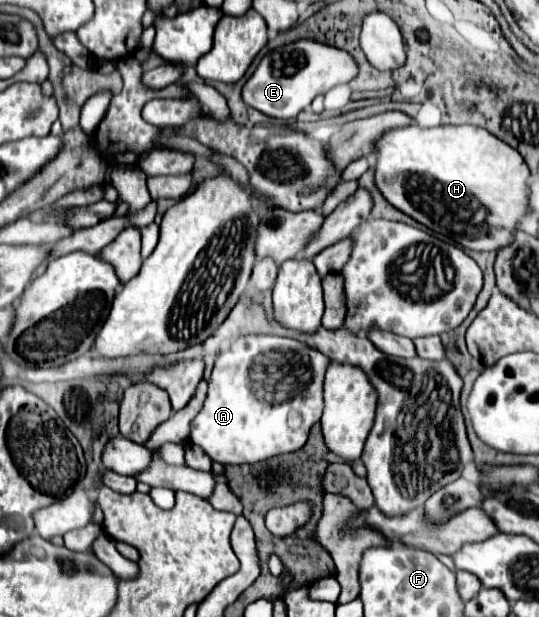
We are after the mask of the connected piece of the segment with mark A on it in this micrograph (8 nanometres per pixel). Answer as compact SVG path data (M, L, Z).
M245 335L215 361L207 401L201 413L191 423L191 443L197 443L213 461L223 465L257 463L269 457L297 451L305 445L309 429L323 413L323 377L329 359L317 349L303 345L297 339L277 335Z

